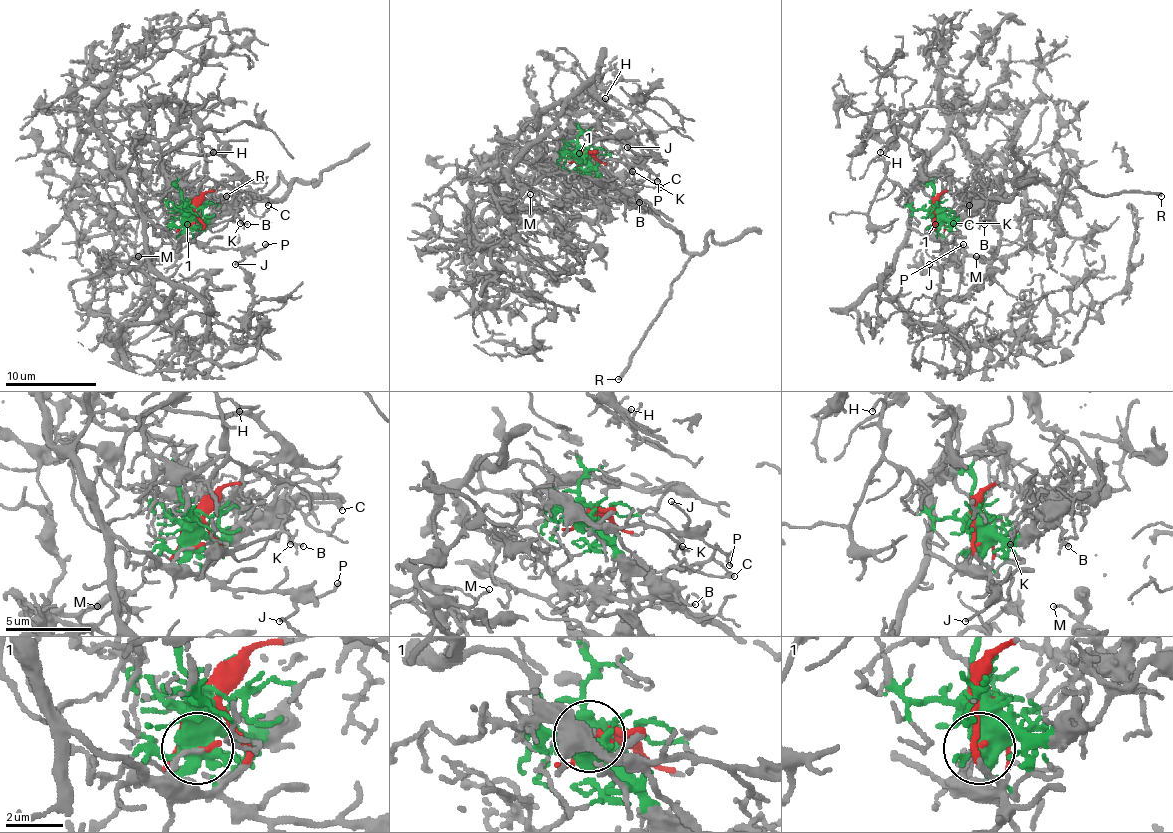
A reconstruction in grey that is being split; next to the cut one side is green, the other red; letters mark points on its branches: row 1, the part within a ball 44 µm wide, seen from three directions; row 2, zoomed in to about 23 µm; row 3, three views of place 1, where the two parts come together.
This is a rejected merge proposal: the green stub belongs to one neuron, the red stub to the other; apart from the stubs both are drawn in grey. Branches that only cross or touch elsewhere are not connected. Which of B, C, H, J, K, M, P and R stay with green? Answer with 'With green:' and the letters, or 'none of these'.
With green: B, C, K, R

